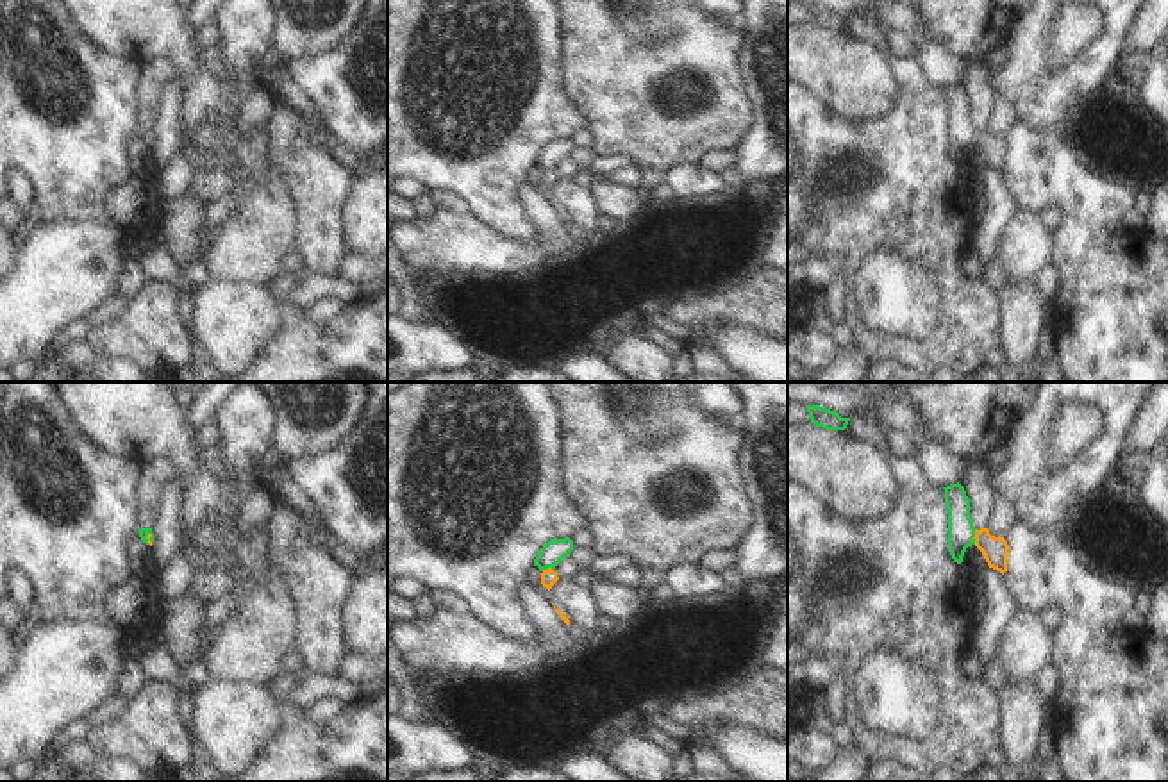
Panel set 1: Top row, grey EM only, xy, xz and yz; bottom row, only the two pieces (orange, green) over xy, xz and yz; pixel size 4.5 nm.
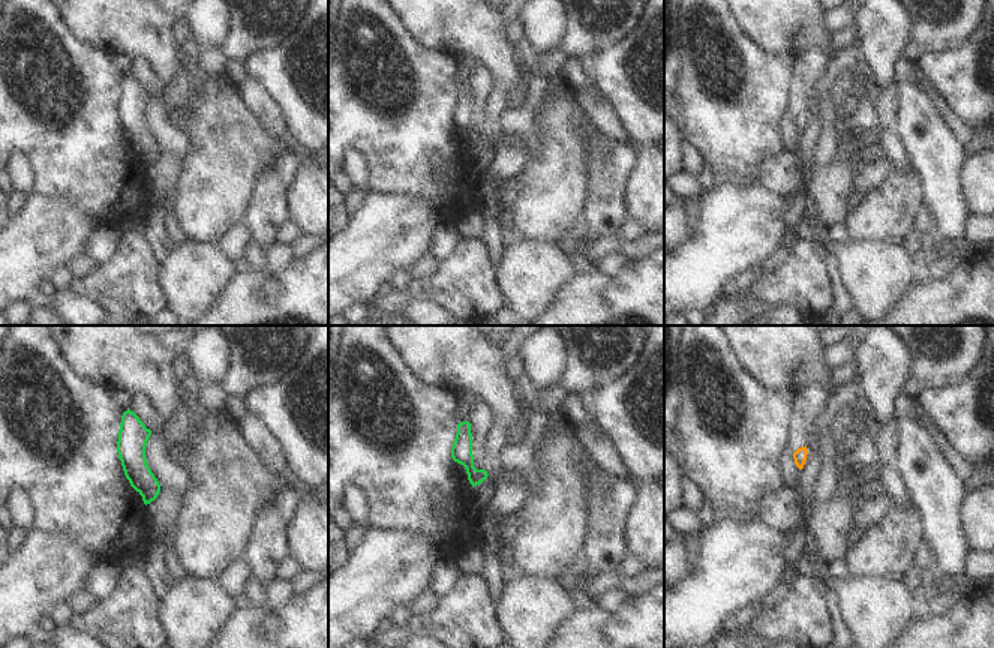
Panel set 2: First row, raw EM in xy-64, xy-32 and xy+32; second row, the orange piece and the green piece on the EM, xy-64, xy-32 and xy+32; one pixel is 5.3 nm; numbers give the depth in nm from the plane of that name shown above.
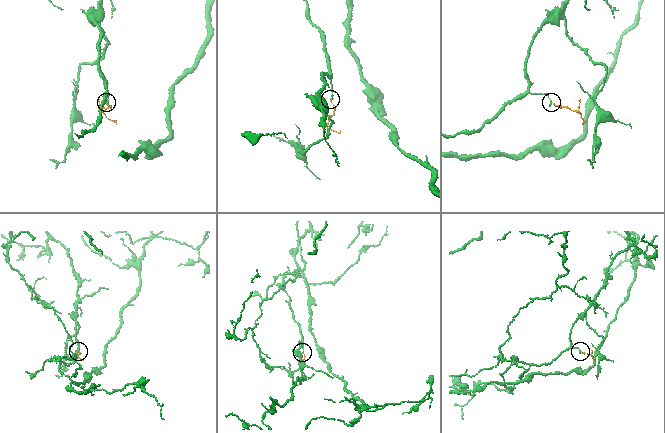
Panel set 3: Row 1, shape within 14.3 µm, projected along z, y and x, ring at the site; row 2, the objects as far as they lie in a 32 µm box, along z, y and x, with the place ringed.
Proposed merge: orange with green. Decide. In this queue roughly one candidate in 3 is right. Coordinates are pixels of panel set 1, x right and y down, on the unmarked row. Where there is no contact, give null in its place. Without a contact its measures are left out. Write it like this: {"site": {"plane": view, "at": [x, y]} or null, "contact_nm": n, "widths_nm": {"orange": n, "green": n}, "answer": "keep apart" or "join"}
{"site": {"plane": "yz", "at": [974, 138]}, "contact_nm": 60, "widths_nm": {"orange": 120, "green": 120}, "answer": "join"}

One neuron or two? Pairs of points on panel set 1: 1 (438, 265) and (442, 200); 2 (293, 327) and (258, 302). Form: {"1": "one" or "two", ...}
{"1": "two", "2": "two"}

